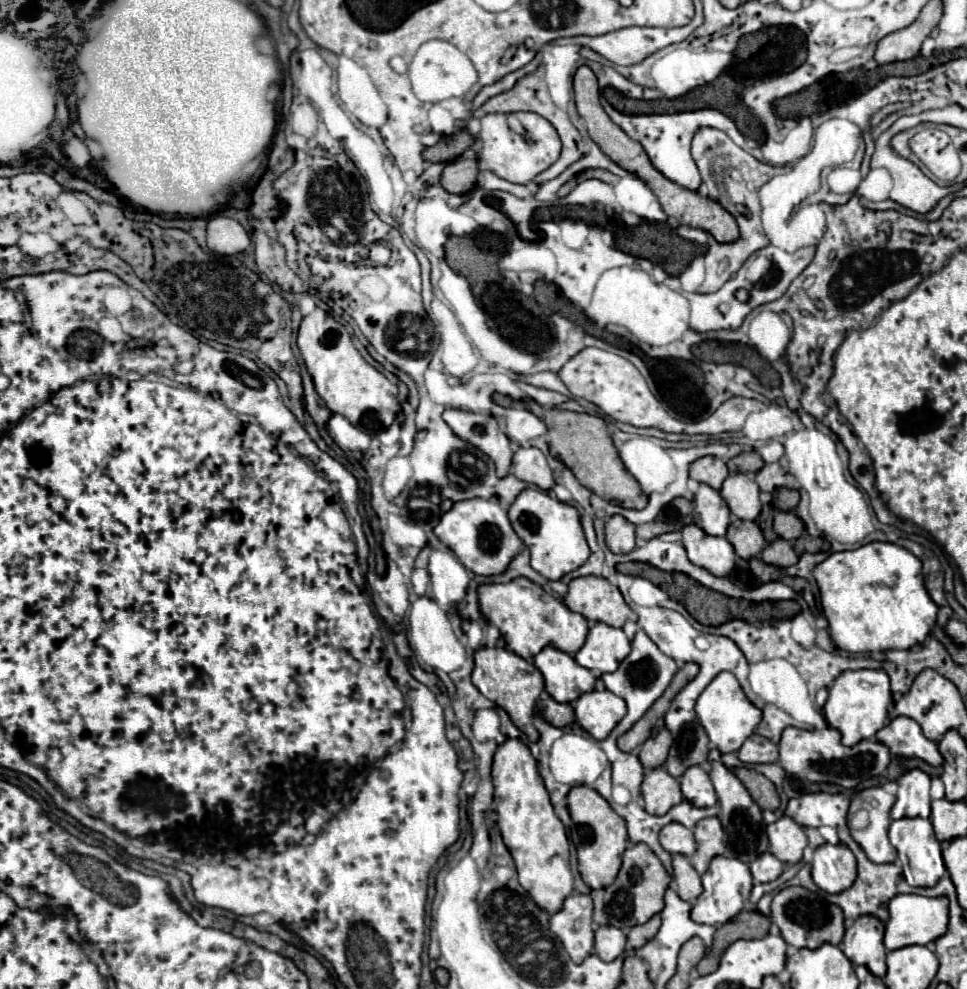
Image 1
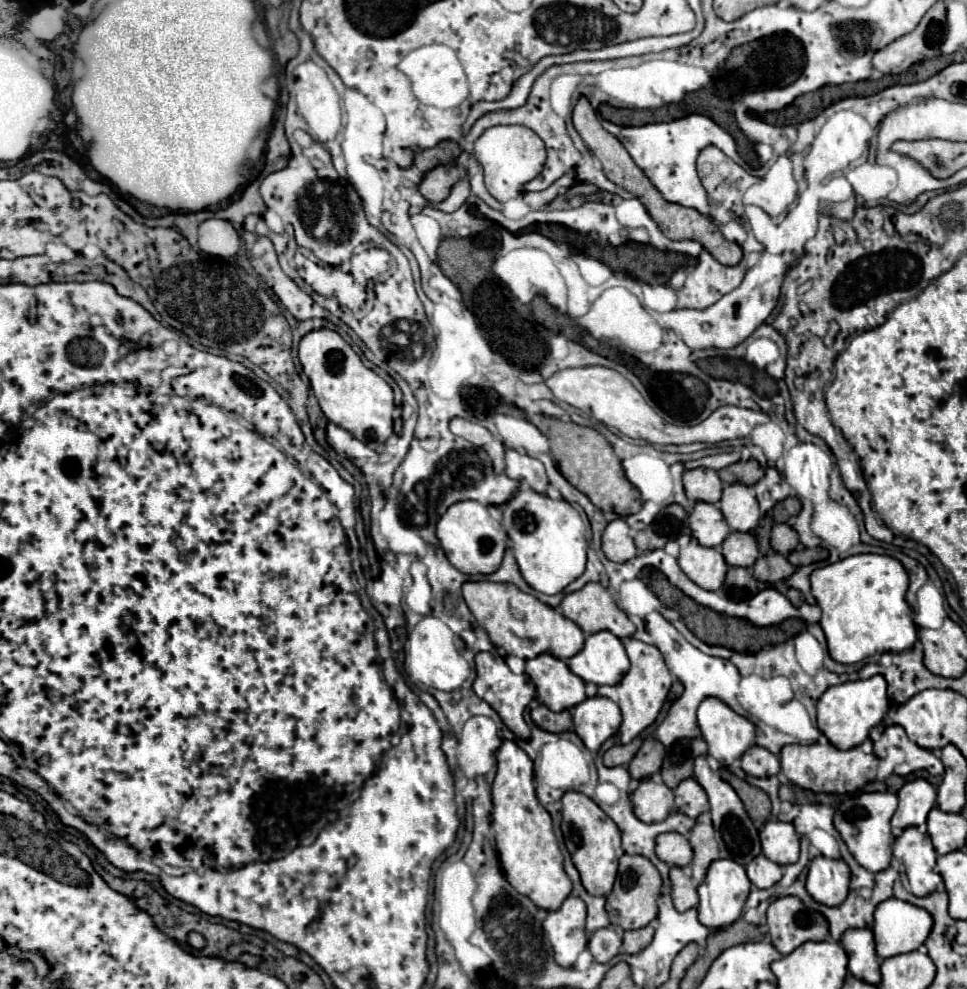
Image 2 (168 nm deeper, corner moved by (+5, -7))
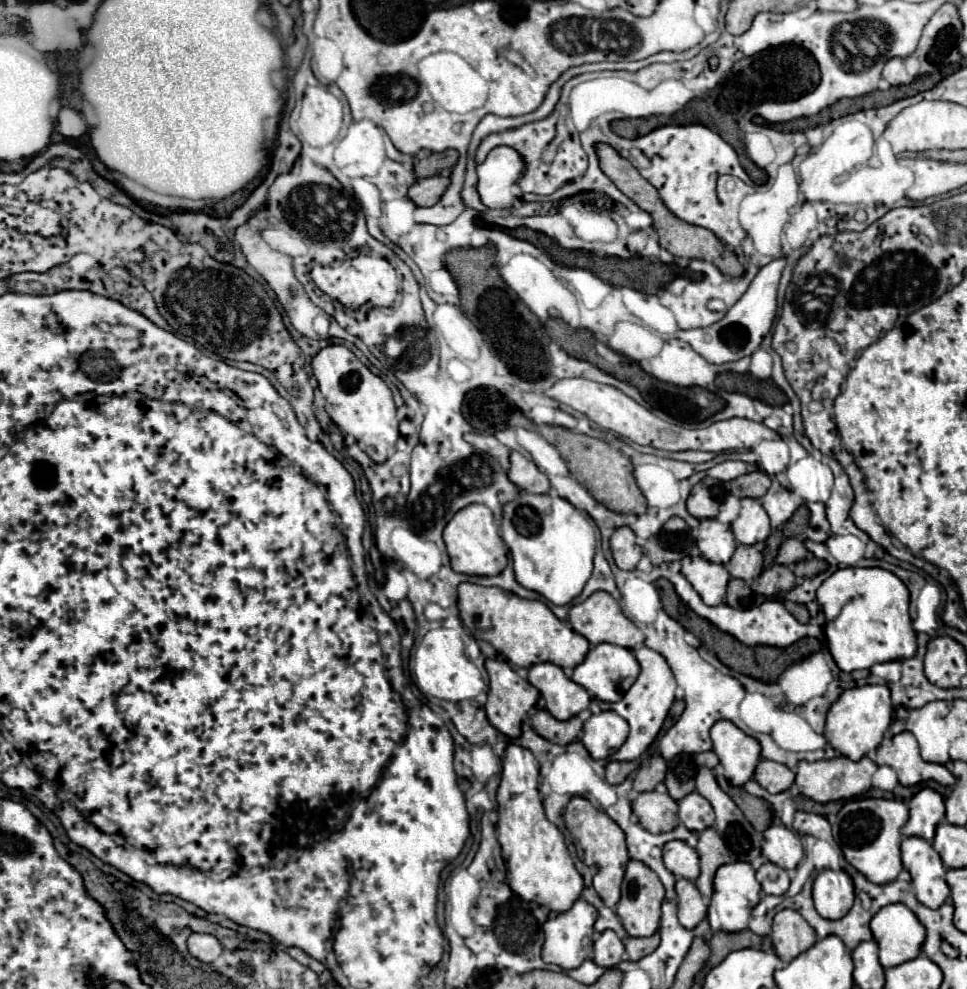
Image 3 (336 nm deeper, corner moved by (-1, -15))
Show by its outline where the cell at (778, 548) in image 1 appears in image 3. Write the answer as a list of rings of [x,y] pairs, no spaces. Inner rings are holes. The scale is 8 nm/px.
[[[773,565],[769,569],[765,569],[753,583],[751,583],[751,589],[755,593],[761,593],[761,595],[767,595],[767,597],[773,597],[773,595],[783,595],[787,591],[791,591],[795,587],[795,575],[789,567],[783,567],[783,565]]]

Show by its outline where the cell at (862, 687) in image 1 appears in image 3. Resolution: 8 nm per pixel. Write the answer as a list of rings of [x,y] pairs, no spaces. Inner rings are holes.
[[[863,685],[863,687],[847,689],[831,705],[831,709],[827,713],[827,725],[825,725],[823,735],[835,751],[839,751],[841,755],[845,755],[853,761],[859,761],[869,751],[877,749],[879,743],[883,741],[883,735],[885,735],[889,723],[893,721],[891,711],[893,711],[893,705],[891,705],[887,685]]]

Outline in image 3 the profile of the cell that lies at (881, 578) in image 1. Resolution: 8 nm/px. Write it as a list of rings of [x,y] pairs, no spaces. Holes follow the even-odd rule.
[[[873,567],[873,569],[839,569],[829,579],[823,581],[823,585],[817,589],[817,601],[821,605],[821,611],[825,615],[825,637],[827,647],[837,663],[837,667],[845,673],[851,673],[855,669],[869,669],[875,663],[887,663],[887,661],[899,661],[915,655],[915,631],[911,627],[909,617],[909,591],[903,585],[899,577],[893,573]]]

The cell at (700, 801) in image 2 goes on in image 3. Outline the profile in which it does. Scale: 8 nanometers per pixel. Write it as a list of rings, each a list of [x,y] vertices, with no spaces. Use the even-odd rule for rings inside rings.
[[[693,791],[679,801],[679,819],[689,831],[701,833],[715,823],[715,813],[711,811],[711,803]]]

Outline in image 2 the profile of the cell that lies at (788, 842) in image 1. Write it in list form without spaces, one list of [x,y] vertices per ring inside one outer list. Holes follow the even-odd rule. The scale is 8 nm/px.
[[[767,821],[761,831],[761,847],[765,857],[777,865],[791,865],[799,859],[799,835],[791,823]]]

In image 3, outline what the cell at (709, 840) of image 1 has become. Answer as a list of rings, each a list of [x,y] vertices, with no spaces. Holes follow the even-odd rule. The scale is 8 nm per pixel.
[[[709,827],[699,833],[699,843],[697,843],[697,853],[701,859],[701,875],[697,877],[695,885],[701,891],[705,899],[711,897],[713,893],[713,877],[715,871],[731,861],[731,855],[727,855],[727,845],[719,837],[719,833]]]

